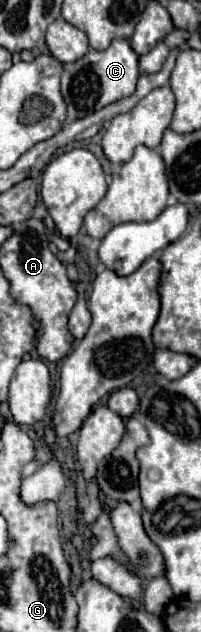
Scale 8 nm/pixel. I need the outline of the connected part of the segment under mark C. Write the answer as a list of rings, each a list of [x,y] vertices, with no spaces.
[[[115,39],[109,49],[95,51],[89,49],[79,61],[63,65],[61,75],[61,93],[67,105],[67,121],[83,119],[123,97],[133,95],[135,83],[139,77],[139,65],[137,65],[137,53],[131,49],[127,39]]]

